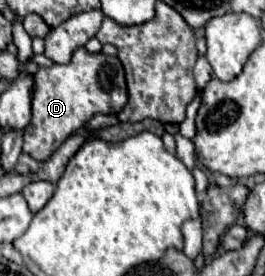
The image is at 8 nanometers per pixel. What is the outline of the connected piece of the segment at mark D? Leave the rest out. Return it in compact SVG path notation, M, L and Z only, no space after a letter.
M78 47L66 65L40 67L34 73L32 87L32 121L24 129L24 147L36 161L48 161L52 153L78 129L82 129L88 119L96 113L118 113L128 101L124 69L118 57L108 57L104 53L88 53L84 47Z

